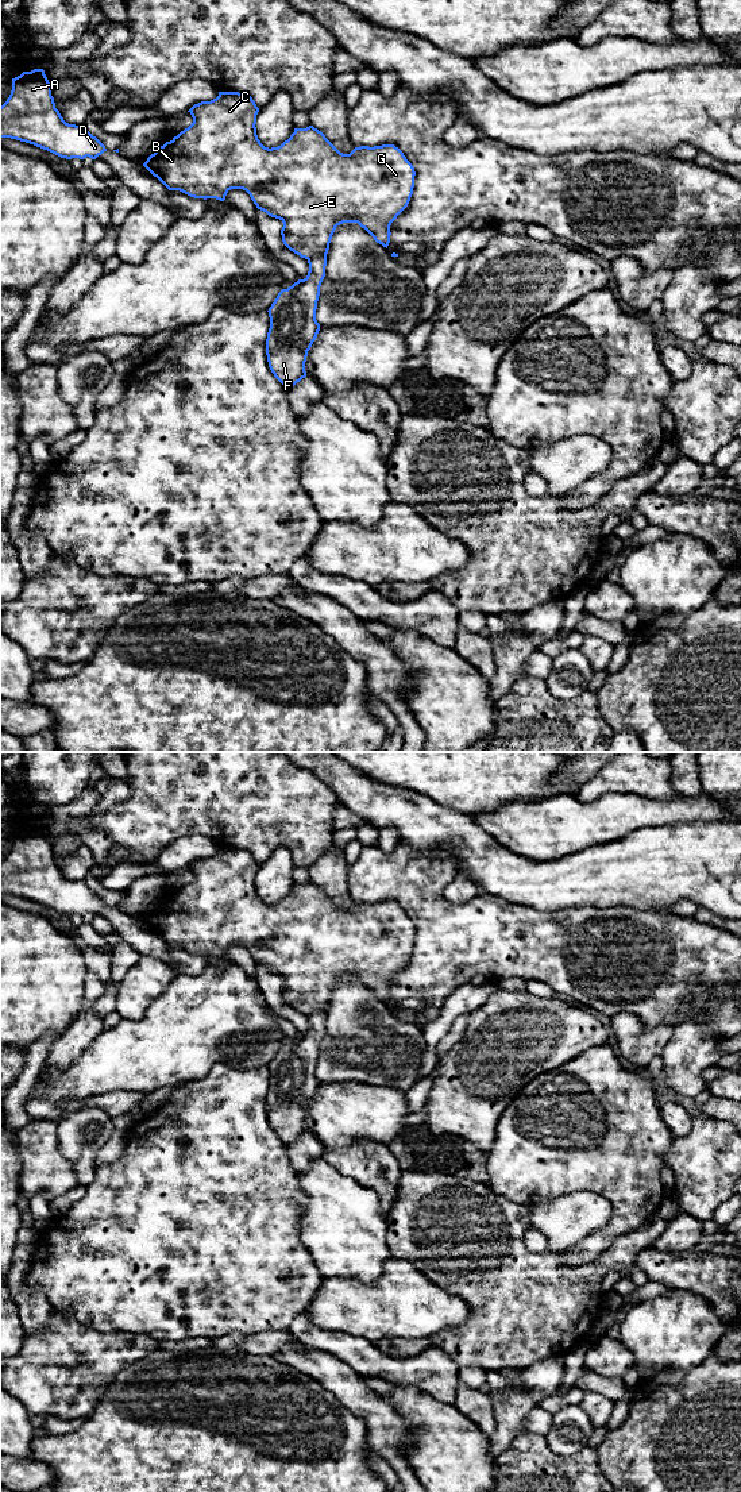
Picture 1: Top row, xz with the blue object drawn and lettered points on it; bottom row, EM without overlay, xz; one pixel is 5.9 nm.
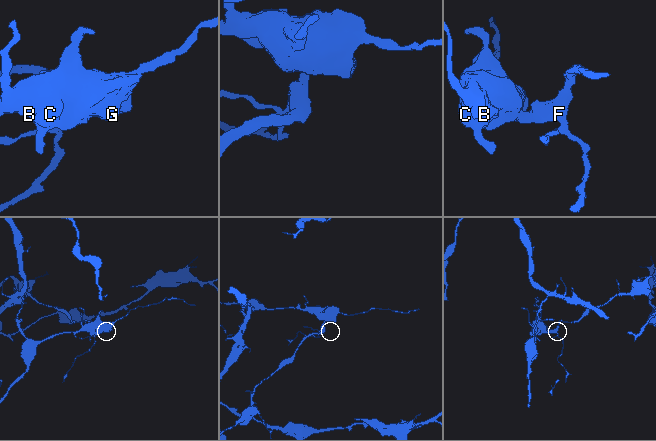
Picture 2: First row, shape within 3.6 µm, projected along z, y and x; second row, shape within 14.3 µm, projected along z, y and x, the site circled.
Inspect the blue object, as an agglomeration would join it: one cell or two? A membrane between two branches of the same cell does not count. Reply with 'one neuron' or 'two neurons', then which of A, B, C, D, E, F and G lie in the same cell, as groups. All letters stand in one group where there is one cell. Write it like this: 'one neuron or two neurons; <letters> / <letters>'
two neurons; A B C D E G / F

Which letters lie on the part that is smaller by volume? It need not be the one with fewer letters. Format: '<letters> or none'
F

